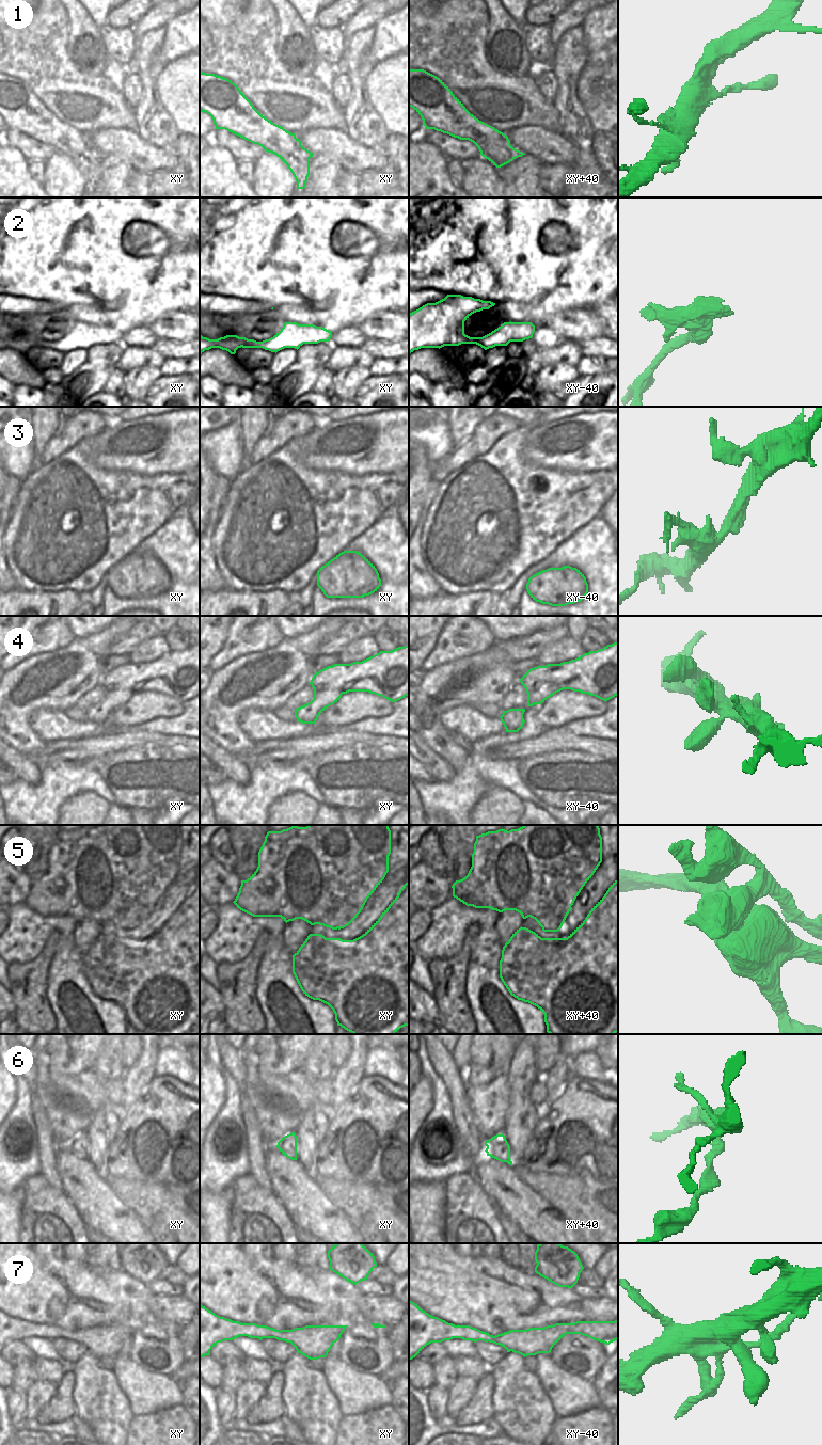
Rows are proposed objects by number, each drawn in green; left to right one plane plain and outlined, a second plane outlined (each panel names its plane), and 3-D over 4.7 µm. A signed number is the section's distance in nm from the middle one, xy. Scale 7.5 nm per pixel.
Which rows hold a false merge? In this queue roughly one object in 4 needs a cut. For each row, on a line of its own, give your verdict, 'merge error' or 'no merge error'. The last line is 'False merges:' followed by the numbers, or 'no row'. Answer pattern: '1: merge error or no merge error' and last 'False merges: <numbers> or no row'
1: no merge error
2: merge error
3: no merge error
4: no merge error
5: merge error
6: no merge error
7: merge error
False merges: 2, 5, 7

